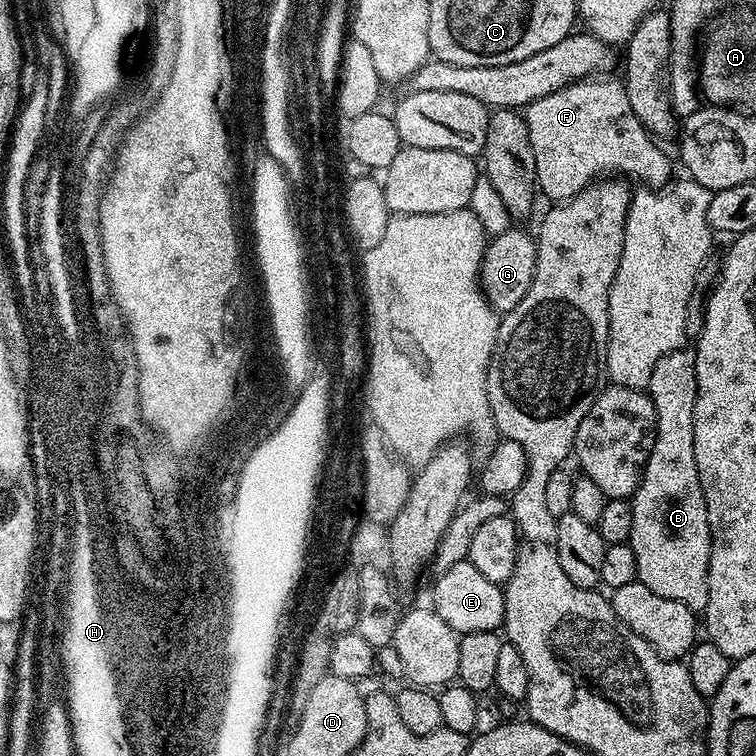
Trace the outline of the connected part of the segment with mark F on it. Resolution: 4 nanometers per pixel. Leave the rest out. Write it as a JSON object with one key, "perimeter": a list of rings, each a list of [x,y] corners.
{"perimeter":[[[612,78],[575,80],[565,88],[546,94],[546,98],[538,98],[523,109],[522,115],[530,130],[530,146],[534,146],[536,183],[539,191],[549,196],[549,201],[563,202],[578,195],[597,179],[596,168],[604,172],[600,174],[619,174],[624,178],[637,176],[641,185],[653,190],[663,189],[673,179],[672,164],[667,154],[656,145],[659,143],[646,131],[642,122],[638,122],[630,106],[630,98],[626,98],[623,83],[619,79],[608,79]]]}

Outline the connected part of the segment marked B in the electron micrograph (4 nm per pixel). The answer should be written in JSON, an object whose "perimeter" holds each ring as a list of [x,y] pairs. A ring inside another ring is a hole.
{"perimeter":[[[685,346],[679,348],[676,352],[662,354],[662,358],[658,358],[658,362],[654,366],[654,374],[650,374],[650,382],[648,383],[646,391],[649,398],[654,402],[654,410],[656,411],[656,437],[654,438],[654,446],[650,450],[650,458],[644,467],[640,485],[638,485],[636,492],[630,498],[630,503],[634,510],[634,526],[630,529],[628,545],[634,550],[634,562],[638,562],[638,574],[636,578],[639,583],[650,586],[650,590],[654,590],[654,594],[662,594],[662,598],[674,598],[674,602],[682,602],[682,606],[690,606],[692,612],[700,614],[703,613],[706,602],[708,601],[708,567],[710,566],[712,531],[710,530],[710,522],[708,521],[706,498],[702,494],[702,482],[698,478],[698,466],[694,462],[694,402],[696,401],[695,351],[691,347]]]}

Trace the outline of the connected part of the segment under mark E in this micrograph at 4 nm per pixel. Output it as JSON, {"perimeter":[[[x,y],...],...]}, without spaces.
{"perimeter":[[[469,560],[458,562],[435,577],[430,607],[458,634],[486,630],[495,632],[504,622],[504,589],[490,582]]]}

